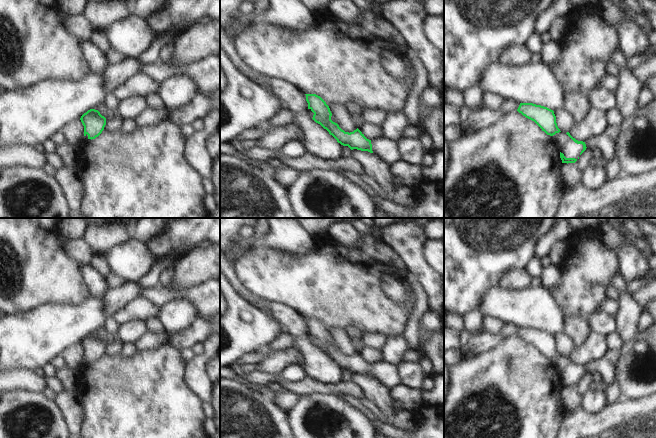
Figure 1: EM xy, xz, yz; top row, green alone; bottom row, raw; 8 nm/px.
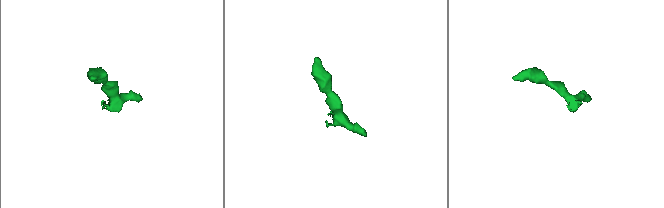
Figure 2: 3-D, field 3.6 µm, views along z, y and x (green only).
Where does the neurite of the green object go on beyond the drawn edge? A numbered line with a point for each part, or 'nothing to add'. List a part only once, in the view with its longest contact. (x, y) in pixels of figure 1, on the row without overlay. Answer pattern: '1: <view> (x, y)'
1: yz (570, 373).

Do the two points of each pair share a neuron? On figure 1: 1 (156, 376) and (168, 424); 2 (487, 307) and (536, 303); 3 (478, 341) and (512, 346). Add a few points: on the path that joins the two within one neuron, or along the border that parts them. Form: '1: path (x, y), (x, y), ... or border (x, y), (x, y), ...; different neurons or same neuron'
1: path (156, 388), (156, 412); same neuron
2: path (499, 306), (524, 306); same neuron
3: border (505, 338), (488, 350), (476, 355); different neurons

